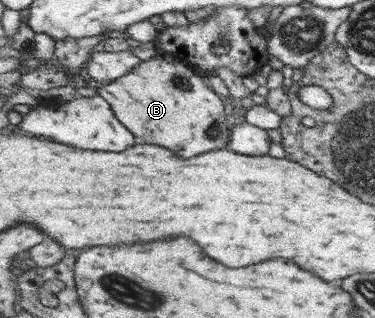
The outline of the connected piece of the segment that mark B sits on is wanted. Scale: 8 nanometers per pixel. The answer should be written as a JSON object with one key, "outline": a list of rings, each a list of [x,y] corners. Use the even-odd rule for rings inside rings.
{"outline":[[[158,51],[157,55],[142,62],[126,76],[116,79],[111,84],[103,84],[103,87],[97,90],[97,94],[111,103],[116,116],[124,126],[128,127],[128,130],[132,131],[132,134],[135,134],[138,142],[164,146],[172,150],[178,158],[186,160],[214,150],[228,149],[228,144],[231,142],[232,126],[226,122],[223,97],[210,85],[204,84],[201,72],[198,72],[194,66],[171,56],[168,57],[162,52]]]}

